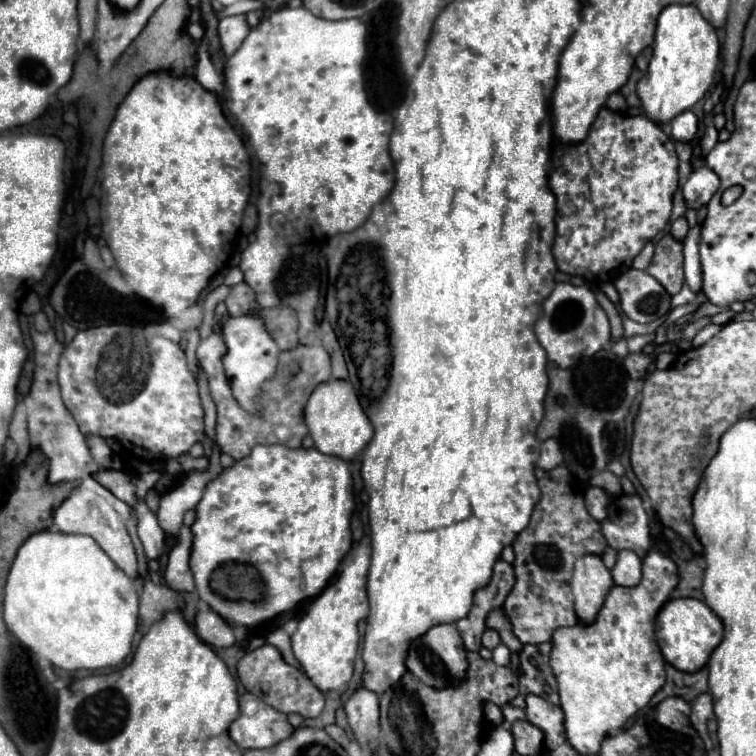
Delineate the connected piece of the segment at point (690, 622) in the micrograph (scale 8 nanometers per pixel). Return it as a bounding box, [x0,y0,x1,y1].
[655,597,723,673]

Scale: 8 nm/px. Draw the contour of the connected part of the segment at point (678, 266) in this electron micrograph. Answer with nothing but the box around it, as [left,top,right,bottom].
[647,235,683,295]

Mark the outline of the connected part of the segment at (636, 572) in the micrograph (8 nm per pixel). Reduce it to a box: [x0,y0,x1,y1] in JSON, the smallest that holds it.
[611,551,641,587]

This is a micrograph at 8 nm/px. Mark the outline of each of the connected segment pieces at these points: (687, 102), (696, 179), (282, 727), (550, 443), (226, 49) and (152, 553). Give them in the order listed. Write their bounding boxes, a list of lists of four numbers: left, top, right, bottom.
[[630,5,719,123],[683,165,719,209],[229,693,293,749],[539,439,563,469],[219,15,251,57],[137,511,165,559]]

